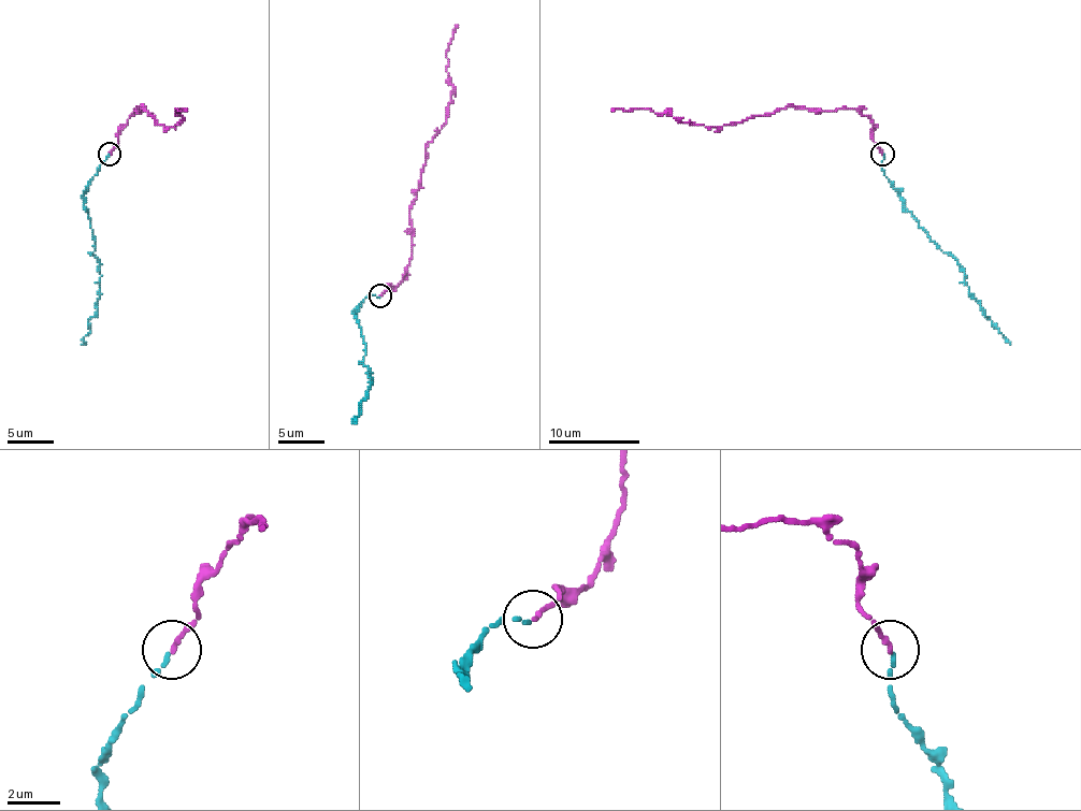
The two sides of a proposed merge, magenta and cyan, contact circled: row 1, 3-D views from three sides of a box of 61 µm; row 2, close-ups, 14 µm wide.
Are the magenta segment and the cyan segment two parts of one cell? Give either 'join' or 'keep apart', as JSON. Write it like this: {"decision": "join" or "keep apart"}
{"decision": "join"}

